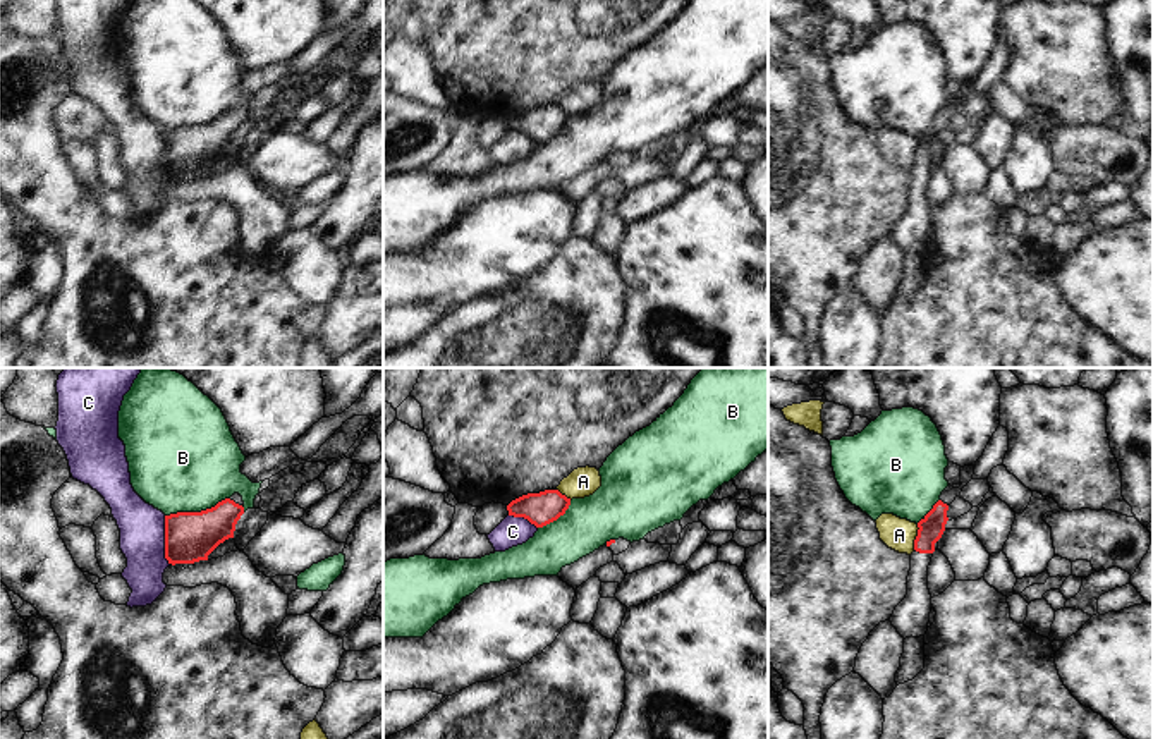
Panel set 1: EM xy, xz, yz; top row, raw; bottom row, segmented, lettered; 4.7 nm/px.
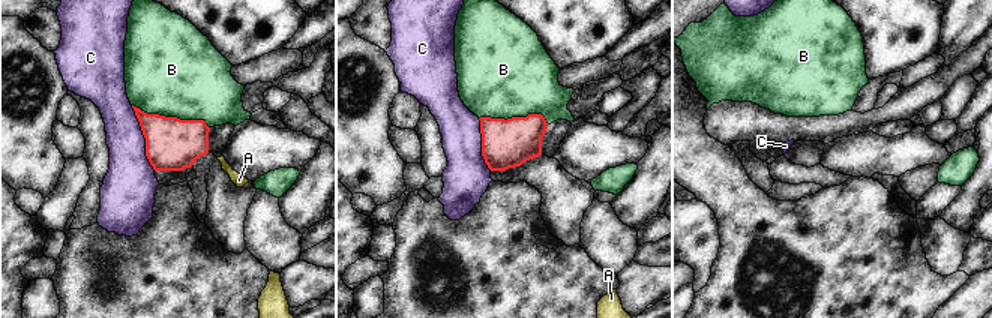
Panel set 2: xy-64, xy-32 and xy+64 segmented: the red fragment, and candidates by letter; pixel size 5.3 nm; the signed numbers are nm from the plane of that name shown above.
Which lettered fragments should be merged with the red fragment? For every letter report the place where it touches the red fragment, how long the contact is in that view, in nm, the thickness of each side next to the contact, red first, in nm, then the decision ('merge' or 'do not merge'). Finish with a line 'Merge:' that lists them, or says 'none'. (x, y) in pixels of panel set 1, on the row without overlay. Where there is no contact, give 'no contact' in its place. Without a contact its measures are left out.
A: yz (916, 152) | 120 nm | 120/150 nm | do not merge
B: xy (196, 128) | 320 nm | 240/480 nm | do not merge
C: xy (165, 155) | 240 nm | 240/220 nm | do not merge
Merge: none

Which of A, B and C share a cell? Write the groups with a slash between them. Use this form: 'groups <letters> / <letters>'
groups A / B / C

